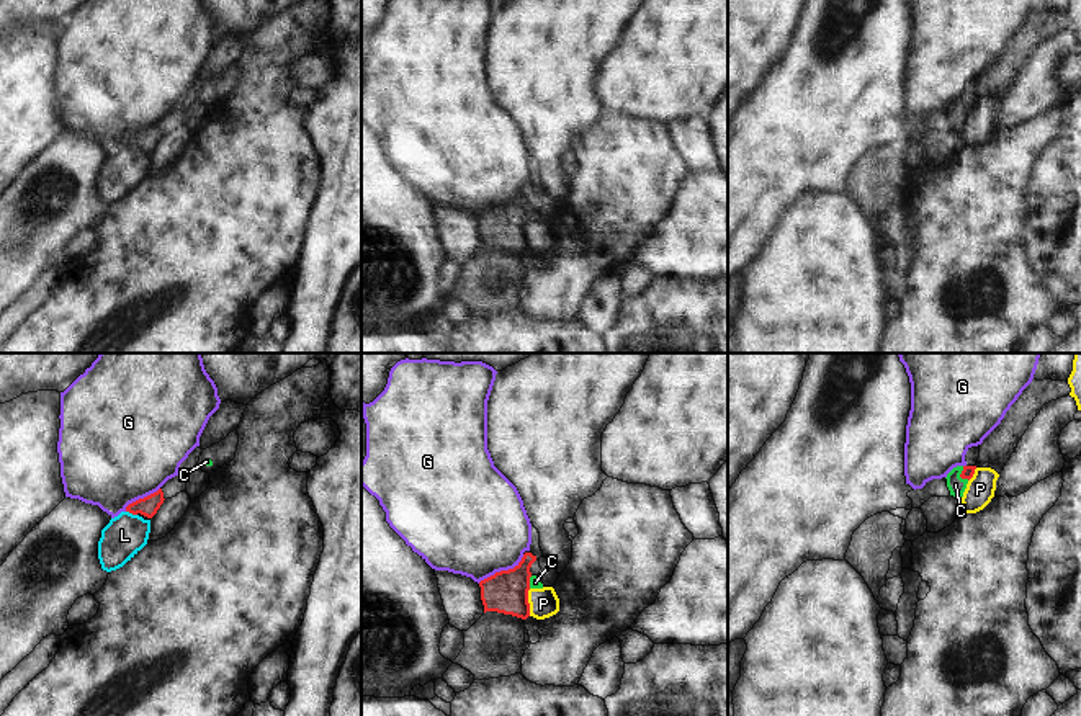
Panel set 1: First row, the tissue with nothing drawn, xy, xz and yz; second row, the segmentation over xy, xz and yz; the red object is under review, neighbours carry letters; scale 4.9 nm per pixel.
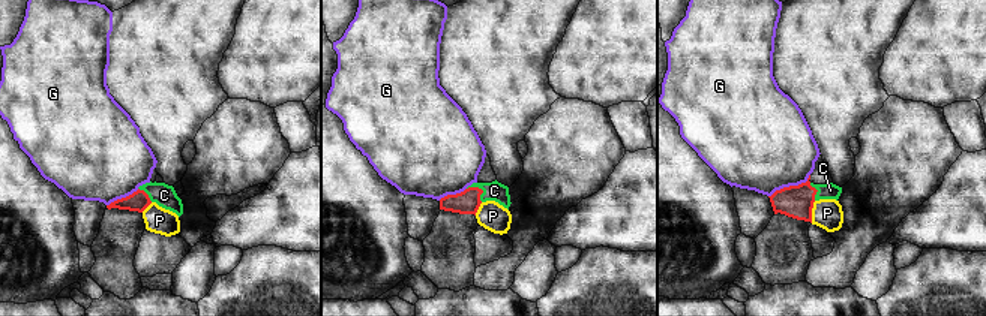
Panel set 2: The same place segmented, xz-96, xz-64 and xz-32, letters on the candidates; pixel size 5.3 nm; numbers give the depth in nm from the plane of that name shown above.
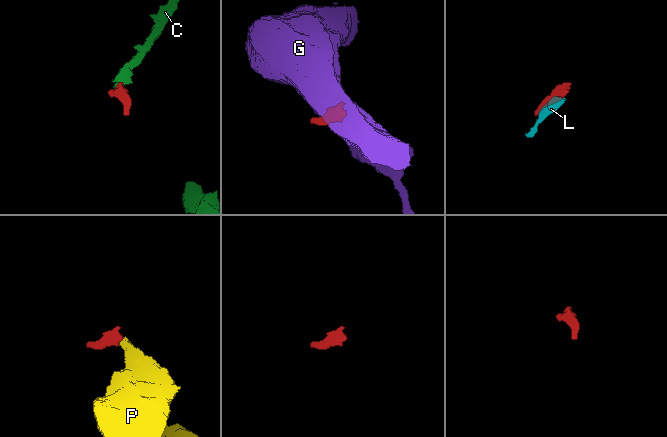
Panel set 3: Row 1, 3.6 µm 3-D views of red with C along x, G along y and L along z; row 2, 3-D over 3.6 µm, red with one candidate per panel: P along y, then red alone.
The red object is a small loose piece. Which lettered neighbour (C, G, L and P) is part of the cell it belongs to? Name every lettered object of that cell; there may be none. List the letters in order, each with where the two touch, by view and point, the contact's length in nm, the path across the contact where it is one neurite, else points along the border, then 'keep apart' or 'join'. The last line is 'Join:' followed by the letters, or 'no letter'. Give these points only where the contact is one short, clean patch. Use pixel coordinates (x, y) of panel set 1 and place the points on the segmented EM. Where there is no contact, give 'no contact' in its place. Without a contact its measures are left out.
C: contact yz (960, 476); length 80 nm; way yz (968, 471), (960, 476), (955, 484); join
G: contact xz (501, 571); length 280 nm; border xz (524, 554), (512, 568), (496, 571), (478, 582); keep apart
L: contact xy (131, 512); length 60 nm; border xy (126, 510), (136, 515); keep apart
P: contact xz (527, 602); length 140 nm; border xz (530, 589), (529, 615); keep apart
Join: C

